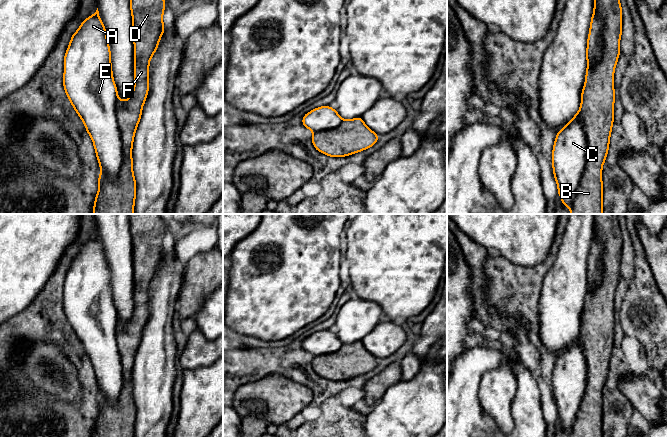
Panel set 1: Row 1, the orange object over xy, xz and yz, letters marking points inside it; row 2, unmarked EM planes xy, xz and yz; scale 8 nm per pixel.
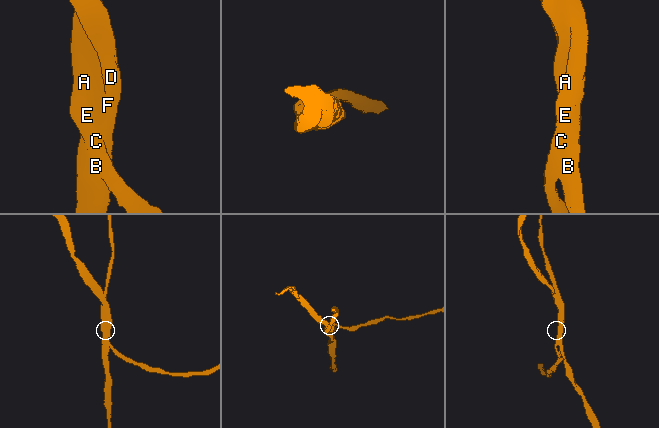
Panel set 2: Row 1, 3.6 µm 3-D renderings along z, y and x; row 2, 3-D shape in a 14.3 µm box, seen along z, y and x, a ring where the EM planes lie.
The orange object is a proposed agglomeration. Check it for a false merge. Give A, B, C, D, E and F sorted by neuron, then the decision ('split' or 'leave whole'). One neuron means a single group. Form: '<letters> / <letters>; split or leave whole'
A C E / B D F; split

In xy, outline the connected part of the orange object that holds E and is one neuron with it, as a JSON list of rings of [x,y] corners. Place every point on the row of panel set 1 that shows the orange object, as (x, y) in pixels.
[[[97,8],[71,37],[64,56],[63,86],[93,141],[101,172],[115,176],[122,166],[123,152],[116,116],[117,87],[113,79],[110,56],[106,30]]]

